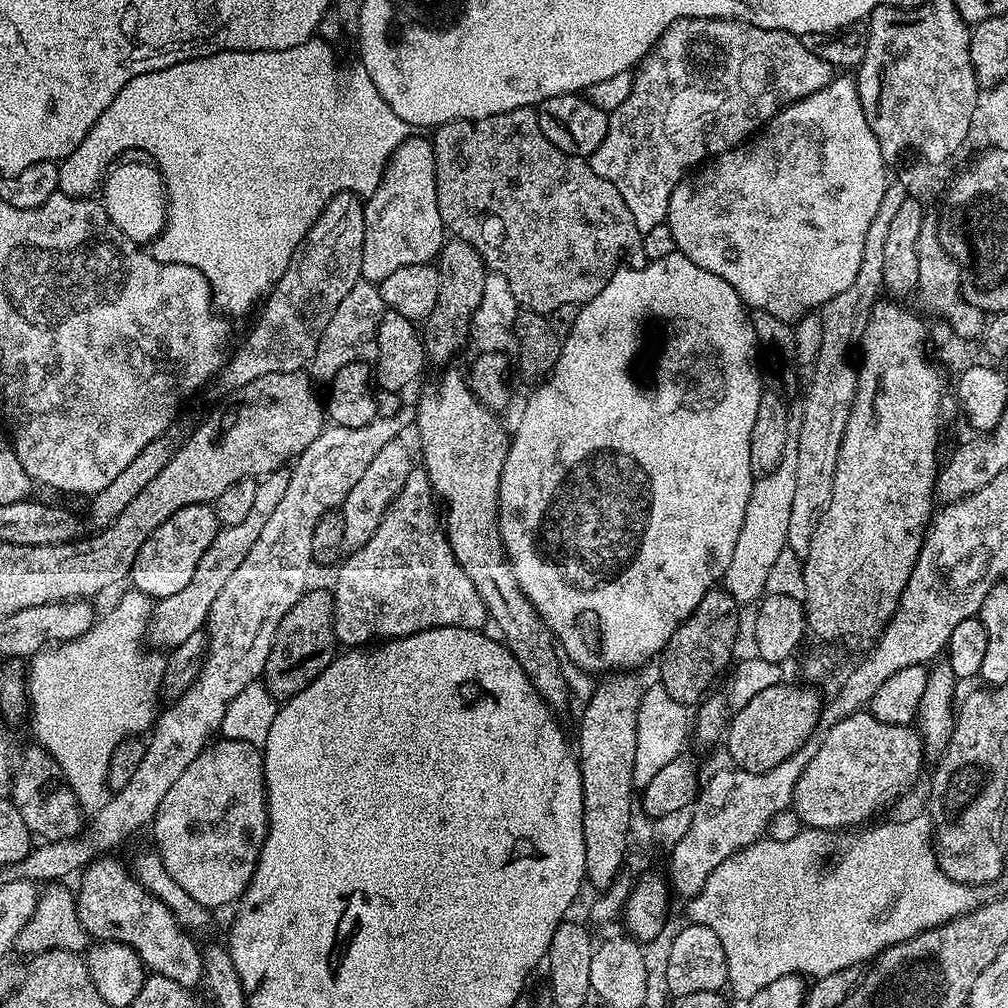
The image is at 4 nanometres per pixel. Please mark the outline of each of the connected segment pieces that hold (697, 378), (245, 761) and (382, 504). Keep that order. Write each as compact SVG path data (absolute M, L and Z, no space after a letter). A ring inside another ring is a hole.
M680 252L667 254L666 258L649 260L642 268L623 267L619 272L613 274L610 282L602 286L602 294L598 294L590 302L586 302L578 314L578 322L570 330L570 334L563 337L558 354L558 362L554 370L544 379L541 384L535 385L528 396L528 401L524 404L524 409L520 412L520 421L516 424L516 432L511 437L506 454L506 462L502 466L502 478L500 479L500 537L504 543L504 552L508 556L508 565L512 567L514 578L522 590L522 594L534 606L534 610L546 622L546 626L552 632L552 635L563 655L568 656L584 672L600 672L599 674L608 674L613 670L636 670L639 664L644 664L648 659L659 657L664 651L666 642L678 630L678 626L687 618L702 602L702 598L709 590L717 587L723 581L726 574L726 566L730 566L730 558L734 555L734 545L738 542L738 534L742 530L742 518L746 518L746 502L750 502L750 494L754 477L750 470L750 430L754 430L754 418L758 414L758 402L762 394L766 391L762 383L762 372L756 365L756 348L758 341L756 331L750 319L749 309L746 307L743 298L730 286L730 282L725 282L718 278L718 274L710 274L710 270L702 270L690 258L686 258Z
M213 739L198 758L186 766L178 782L170 786L152 820L151 832L156 839L155 851L159 852L170 878L174 878L194 902L209 910L235 905L248 888L268 833L268 787L264 784L263 751L250 742Z
M394 439L386 446L382 446L382 450L378 450L378 455L370 461L370 466L366 466L362 478L358 478L358 483L350 489L350 494L346 494L342 515L344 539L349 545L361 548L366 546L366 542L370 542L370 538L374 538L374 530L378 530L378 522L382 522L386 510L394 502L402 486L406 484L406 478L412 473L414 461L408 453L407 446L400 443L399 439Z

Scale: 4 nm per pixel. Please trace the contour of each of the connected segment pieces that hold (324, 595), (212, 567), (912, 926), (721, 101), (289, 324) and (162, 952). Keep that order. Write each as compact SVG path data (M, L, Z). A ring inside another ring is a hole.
M312 586L305 591L302 598L298 598L298 602L294 602L294 606L290 606L286 618L282 618L272 643L270 658L266 658L266 666L262 677L264 687L277 702L289 700L294 694L306 690L306 686L310 686L310 682L314 682L314 678L318 678L318 674L322 674L322 670L326 670L326 666L330 666L330 662L336 659L338 641L332 625L332 615L335 609L336 607L332 605L332 594L329 589Z
M281 470L272 472L269 476L263 477L257 483L254 490L254 503L243 522L237 522L235 526L223 526L217 531L214 542L210 542L210 550L202 554L198 566L194 569L194 578L178 594L170 594L170 598L155 601L151 609L151 619L148 621L147 639L153 640L155 647L160 650L171 650L185 642L190 634L203 629L208 622L210 606L214 606L214 598L222 594L222 586L242 566L246 554L250 554L250 546L258 542L258 534L262 534L270 514L274 514L278 502L282 502L282 494L286 494L288 485L288 472Z
M927 814L912 816L909 820L900 820L897 824L882 824L878 828L872 828L869 832L864 832L833 864L824 864L824 859L828 856L828 847L832 840L827 831L822 828L805 827L790 842L778 842L771 838L761 838L755 840L750 846L746 846L740 852L736 852L726 862L722 862L706 878L706 882L701 886L700 891L687 901L688 917L693 924L710 926L714 934L718 934L722 941L722 950L726 950L726 970L728 971L727 987L732 988L733 997L741 996L744 1002L751 1000L758 990L770 986L770 982L778 982L778 978L783 976L799 976L801 978L819 978L826 974L834 974L843 968L856 968L860 963L871 961L880 955L881 950L889 948L891 944L906 942L934 926L944 924L947 920L953 920L956 916L961 916L971 912L973 908L980 907L985 903L985 889L980 886L973 887L971 884L959 884L940 869L940 863L936 860L934 851L934 833L932 830L932 819Z
M693 16L689 20L676 20L664 31L656 47L640 61L635 69L630 96L626 98L622 106L618 106L610 113L606 138L602 138L602 146L598 146L598 150L594 150L594 154L590 158L592 169L594 174L606 178L606 182L614 182L614 186L618 186L622 198L626 198L626 202L630 206L630 214L634 214L634 222L638 226L638 230L643 234L653 230L654 226L667 221L670 194L674 194L674 188L678 186L678 182L689 175L693 169L705 163L709 158L719 156L721 152L729 152L731 148L737 148L739 144L755 136L780 109L786 107L787 104L798 103L800 100L822 91L833 79L832 65L822 62L822 58L817 58L815 54L810 54L810 50L806 50L803 39L789 32L759 28L753 24L747 24L744 20L721 20L719 18L711 20Z
M340 192L330 198L306 238L297 246L282 278L278 278L263 301L260 317L249 330L244 345L229 355L215 377L214 385L221 398L231 396L254 378L262 378L262 374L298 372L311 365L322 330L334 318L338 302L362 279L365 207L365 201L355 192Z
M97 858L83 869L80 880L80 892L75 893L77 917L82 927L96 942L112 941L114 943L128 944L141 958L145 969L149 973L170 978L170 982L178 982L178 986L189 990L196 990L204 979L204 958L201 945L191 940L189 933L170 914L170 910L154 894L150 894L130 871L129 865L119 864L110 858Z

